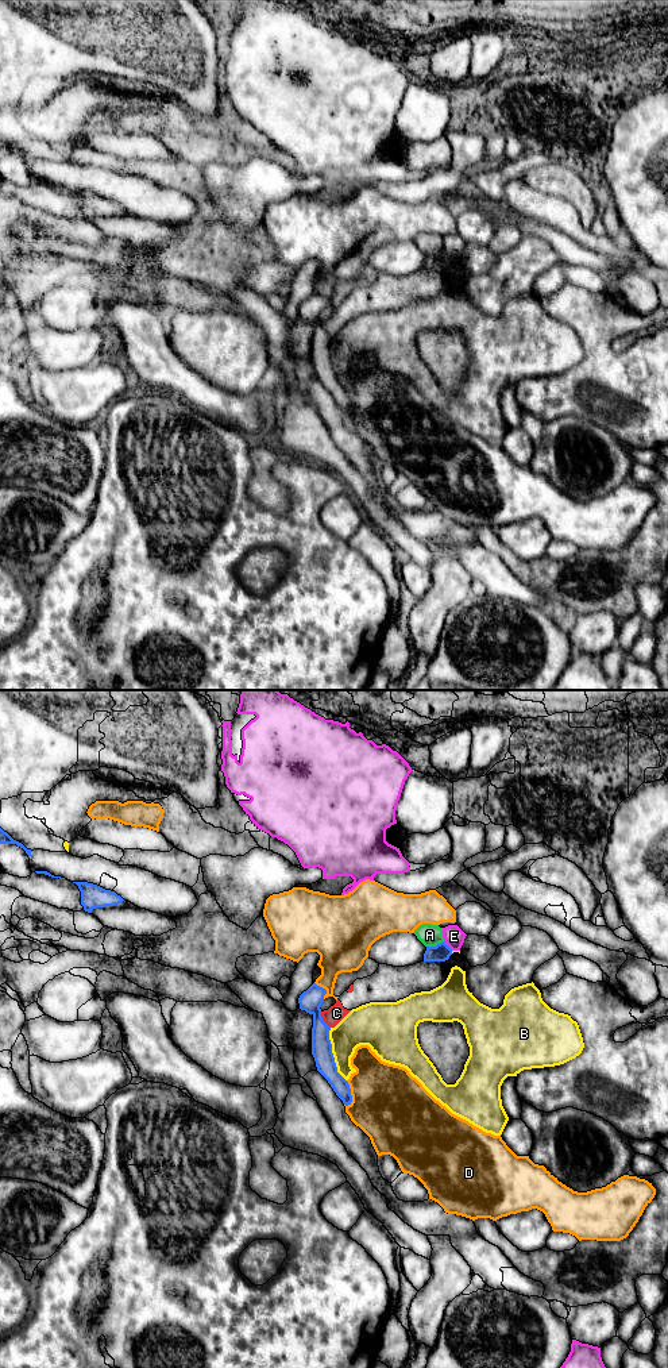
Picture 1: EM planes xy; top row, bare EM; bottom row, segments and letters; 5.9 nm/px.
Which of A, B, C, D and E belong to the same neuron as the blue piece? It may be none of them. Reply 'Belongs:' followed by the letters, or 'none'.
Belongs: none

